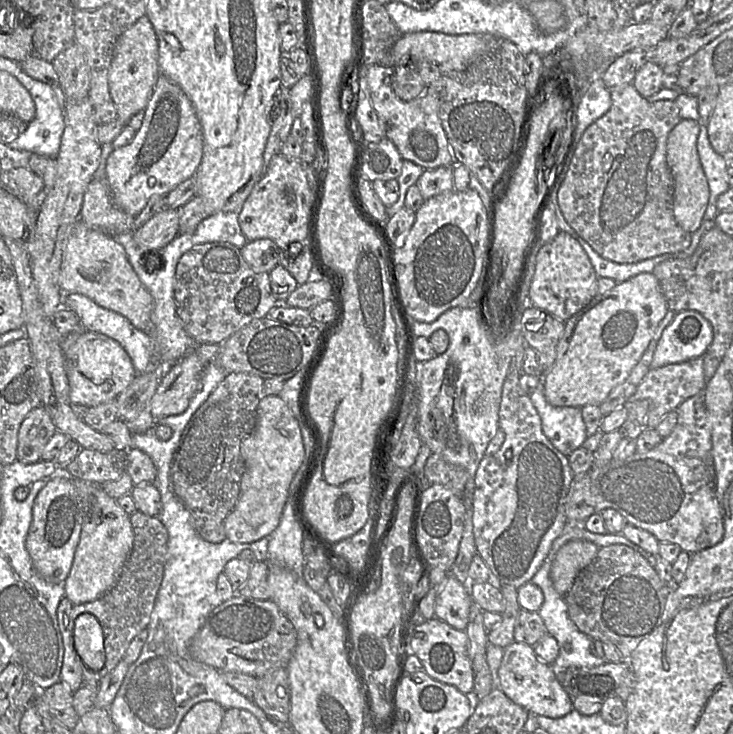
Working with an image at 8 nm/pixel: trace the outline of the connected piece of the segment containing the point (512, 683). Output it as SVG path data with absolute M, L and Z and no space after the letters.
M514 641L504 648L498 669L500 690L528 713L549 718L561 718L570 713L573 701L557 679L551 665L540 660L532 646Z

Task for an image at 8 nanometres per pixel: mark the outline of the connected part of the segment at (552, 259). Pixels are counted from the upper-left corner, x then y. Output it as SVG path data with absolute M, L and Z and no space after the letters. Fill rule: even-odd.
M560 231L541 246L536 256L535 273L529 290L531 306L566 322L598 294L597 281L595 269L580 243L570 234Z

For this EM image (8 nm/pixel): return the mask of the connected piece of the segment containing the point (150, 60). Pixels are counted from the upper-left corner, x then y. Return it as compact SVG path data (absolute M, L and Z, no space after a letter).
M147 15L139 18L118 38L109 72L109 92L117 110L117 118L127 124L139 111L145 110L160 76L158 39Z

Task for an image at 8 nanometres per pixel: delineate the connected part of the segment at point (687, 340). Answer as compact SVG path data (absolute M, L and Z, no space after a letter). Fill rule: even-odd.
M678 312L662 332L650 369L702 357L712 340L712 325L699 312Z

